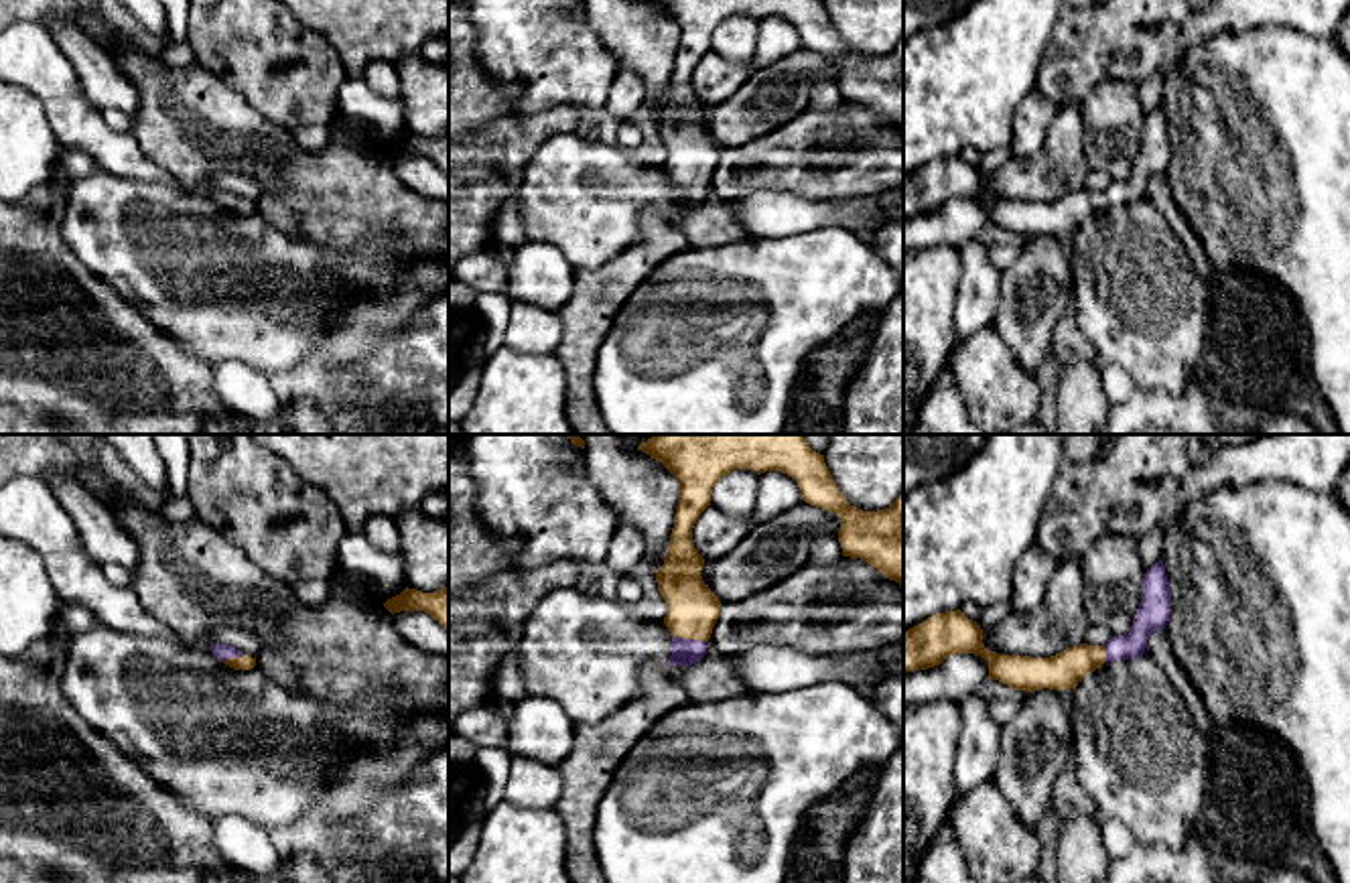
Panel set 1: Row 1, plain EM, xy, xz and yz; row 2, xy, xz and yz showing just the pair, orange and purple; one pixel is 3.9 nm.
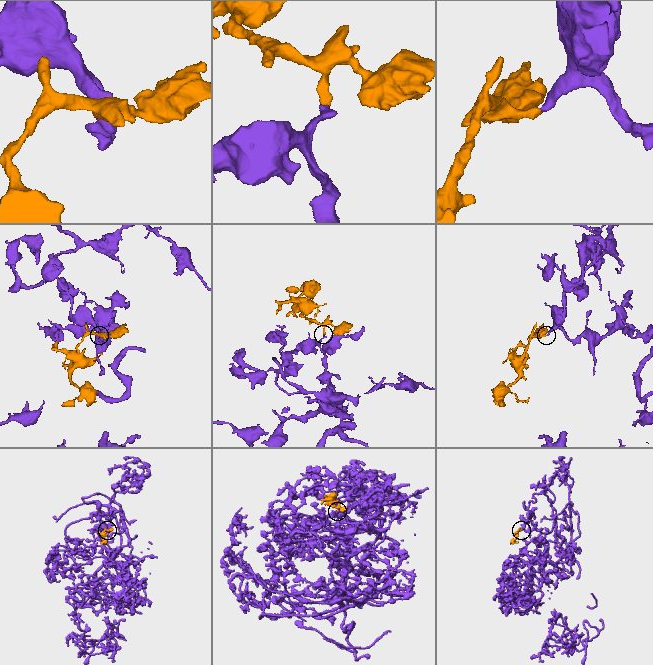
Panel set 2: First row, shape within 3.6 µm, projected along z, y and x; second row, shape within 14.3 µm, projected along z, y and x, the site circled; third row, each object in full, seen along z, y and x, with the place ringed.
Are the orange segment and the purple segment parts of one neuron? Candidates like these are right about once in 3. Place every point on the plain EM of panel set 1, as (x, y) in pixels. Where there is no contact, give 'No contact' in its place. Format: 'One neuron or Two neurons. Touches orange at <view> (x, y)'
One neuron. Touches orange at xz (689, 183)

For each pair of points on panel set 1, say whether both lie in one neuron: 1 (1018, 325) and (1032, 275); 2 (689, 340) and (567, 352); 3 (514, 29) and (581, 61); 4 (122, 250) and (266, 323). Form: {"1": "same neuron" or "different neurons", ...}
{"1": "same neuron", "2": "different neurons", "3": "same neuron", "4": "same neuron"}

